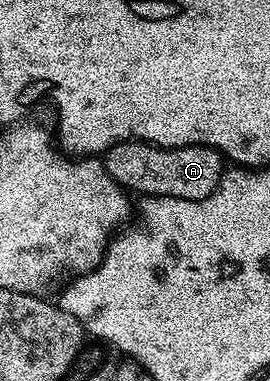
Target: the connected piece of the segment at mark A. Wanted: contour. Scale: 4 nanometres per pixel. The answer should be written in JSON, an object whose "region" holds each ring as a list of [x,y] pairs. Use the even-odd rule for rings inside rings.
{"region":[[[121,141],[106,150],[101,163],[114,182],[131,194],[138,193],[142,197],[179,197],[199,201],[212,195],[224,176],[222,154],[206,145],[162,149],[147,141]]]}

